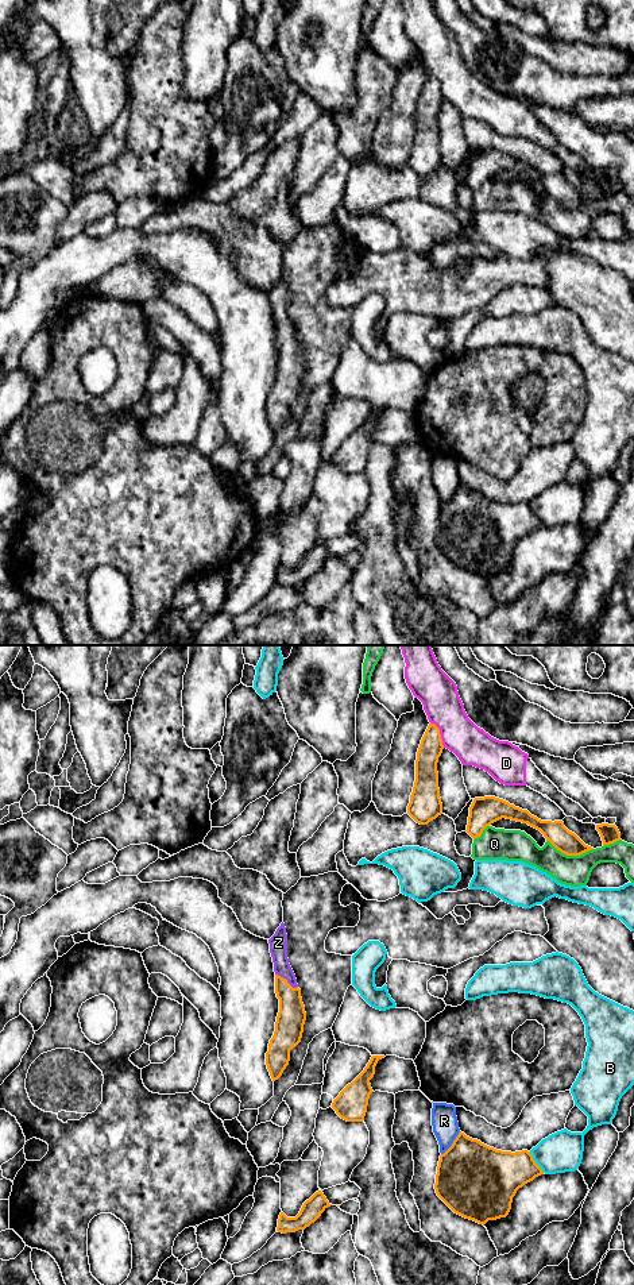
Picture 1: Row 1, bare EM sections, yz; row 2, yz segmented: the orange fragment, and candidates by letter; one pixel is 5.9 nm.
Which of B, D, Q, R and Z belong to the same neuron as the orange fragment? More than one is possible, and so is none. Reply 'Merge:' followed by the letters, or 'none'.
Merge: Z

